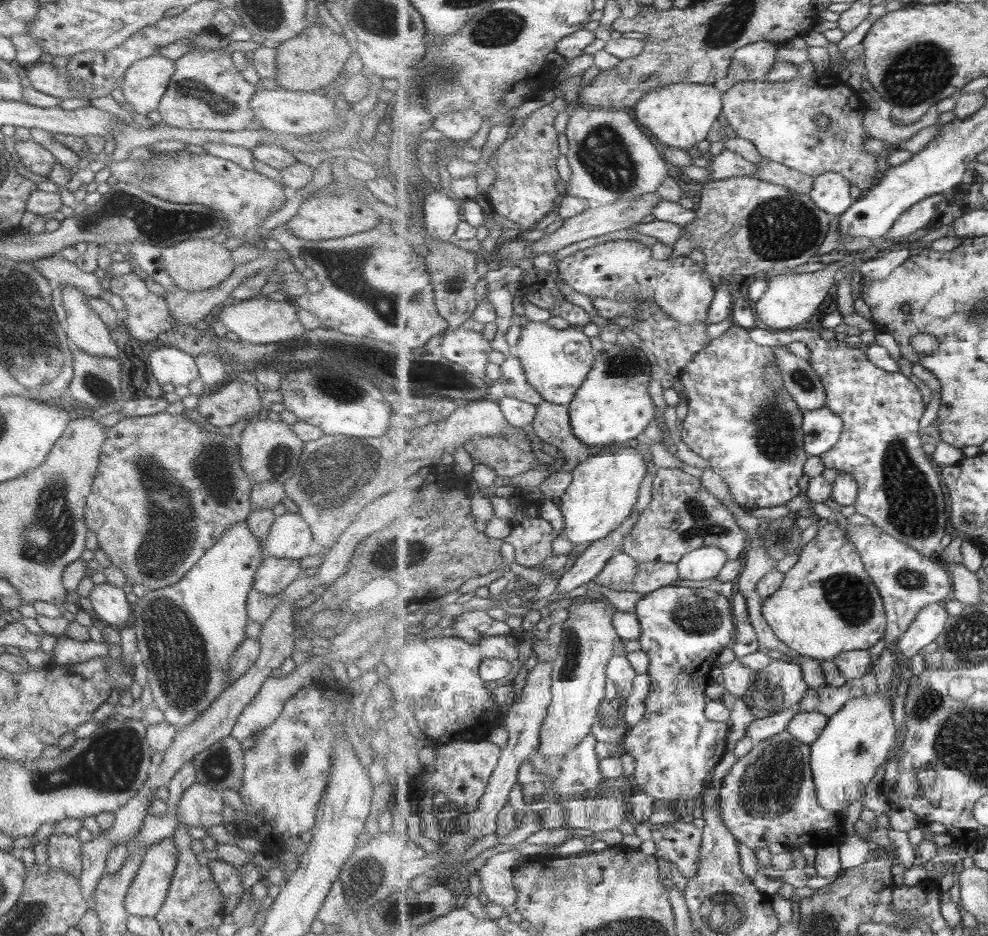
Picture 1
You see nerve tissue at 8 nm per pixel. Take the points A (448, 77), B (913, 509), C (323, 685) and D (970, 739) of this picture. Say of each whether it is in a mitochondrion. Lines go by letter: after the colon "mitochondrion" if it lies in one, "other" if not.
A: mitochondrion
B: mitochondrion
C: other
D: mitochondrion

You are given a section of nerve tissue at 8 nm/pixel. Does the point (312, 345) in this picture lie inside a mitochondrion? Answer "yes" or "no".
yes

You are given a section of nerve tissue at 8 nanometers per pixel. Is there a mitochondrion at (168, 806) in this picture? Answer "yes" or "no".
no

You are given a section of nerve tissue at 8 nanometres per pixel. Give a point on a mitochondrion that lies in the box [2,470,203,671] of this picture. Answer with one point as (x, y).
(56, 512)

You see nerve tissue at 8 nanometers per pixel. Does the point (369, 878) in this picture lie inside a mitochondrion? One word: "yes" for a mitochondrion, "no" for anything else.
yes

